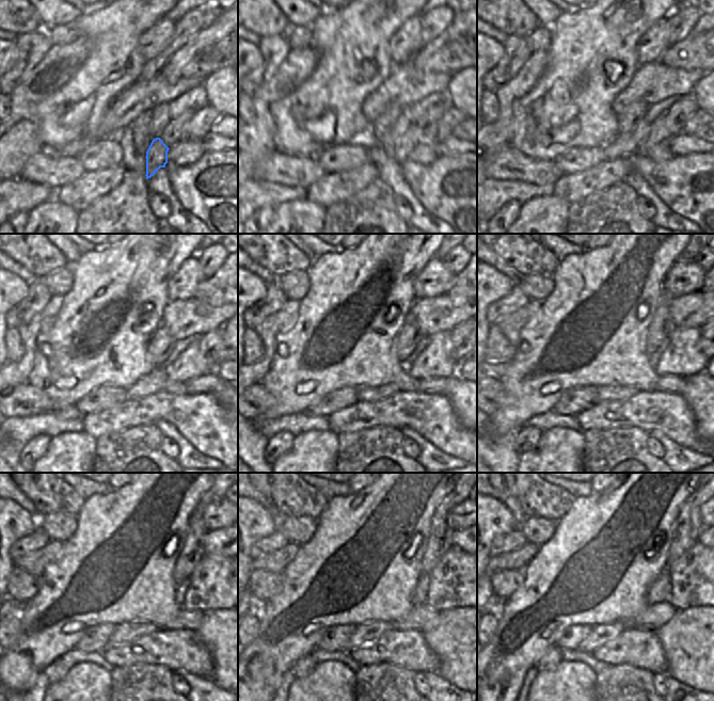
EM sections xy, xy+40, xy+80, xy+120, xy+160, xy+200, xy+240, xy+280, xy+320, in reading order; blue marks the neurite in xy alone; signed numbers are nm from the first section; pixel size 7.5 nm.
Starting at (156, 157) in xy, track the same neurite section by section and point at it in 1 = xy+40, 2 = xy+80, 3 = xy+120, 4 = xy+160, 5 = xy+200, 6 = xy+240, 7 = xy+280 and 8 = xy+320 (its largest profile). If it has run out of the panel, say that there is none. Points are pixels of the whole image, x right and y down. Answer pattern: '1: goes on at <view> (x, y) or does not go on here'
1: goes on at xy+40 (400, 148)
2: goes on at xy+80 (659, 132)
3: goes on at xy+120 (190, 364)
4: goes on at xy+160 (435, 361)
5: goes on at xy+200 (683, 356)
6: goes on at xy+240 (213, 586)
7: goes on at xy+280 (455, 582)
8: goes on at xy+320 (694, 576)

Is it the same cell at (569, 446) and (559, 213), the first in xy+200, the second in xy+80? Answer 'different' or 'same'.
same

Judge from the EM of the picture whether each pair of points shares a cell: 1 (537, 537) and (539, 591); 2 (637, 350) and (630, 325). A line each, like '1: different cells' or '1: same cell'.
1: different cells
2: same cell

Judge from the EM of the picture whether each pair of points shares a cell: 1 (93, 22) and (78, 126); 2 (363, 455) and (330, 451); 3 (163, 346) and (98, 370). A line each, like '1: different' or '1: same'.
1: same
2: different
3: different

